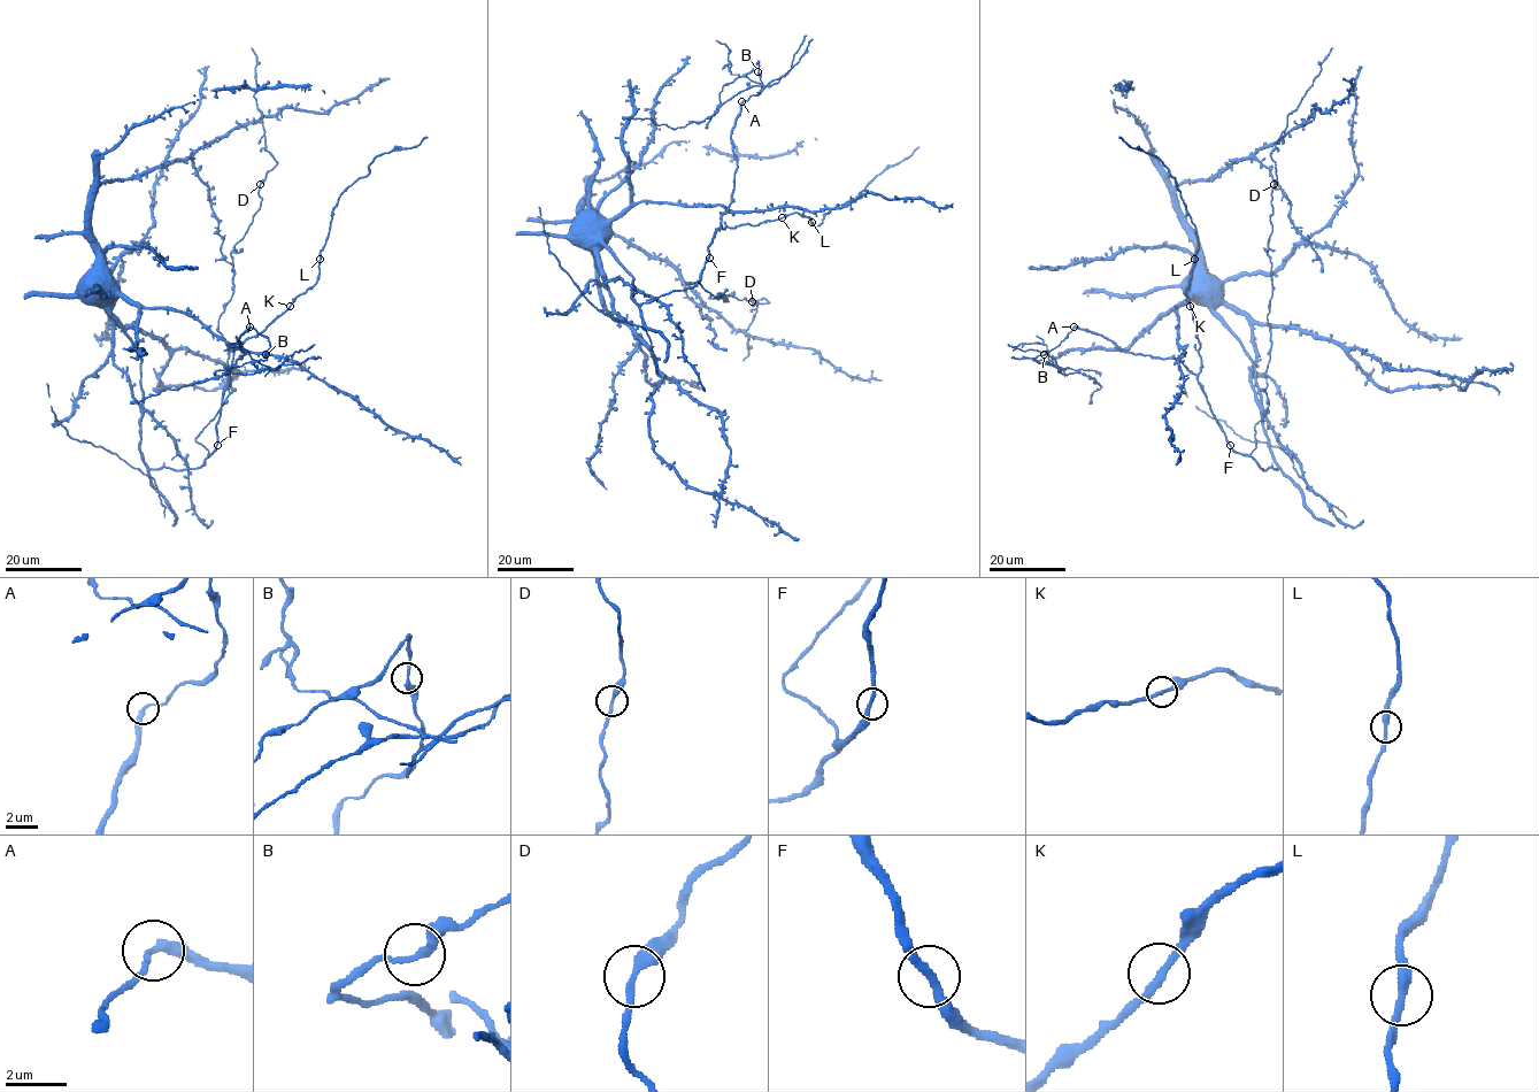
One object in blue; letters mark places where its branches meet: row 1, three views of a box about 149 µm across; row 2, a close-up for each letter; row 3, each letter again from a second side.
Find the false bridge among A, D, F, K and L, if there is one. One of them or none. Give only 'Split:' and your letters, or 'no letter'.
Split: A

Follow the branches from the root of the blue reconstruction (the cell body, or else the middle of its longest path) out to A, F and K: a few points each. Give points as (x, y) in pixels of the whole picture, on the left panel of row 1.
A: (82, 279), (81, 294), (140, 358), (140, 453), (152, 469), (195, 469), (213, 453), (249, 328)
F: (82, 279), (81, 294), (117, 322), (140, 358), (144, 462), (152, 469), (195, 469), (217, 445)
K: (82, 279), (81, 294), (140, 358), (140, 453), (152, 469), (195, 469), (213, 453), (235, 352), (290, 306)

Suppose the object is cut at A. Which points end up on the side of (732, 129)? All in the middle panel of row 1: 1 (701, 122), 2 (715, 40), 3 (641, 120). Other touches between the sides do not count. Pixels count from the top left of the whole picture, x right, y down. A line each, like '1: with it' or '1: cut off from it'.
1: cut off from it
2: cut off from it
3: cut off from it

